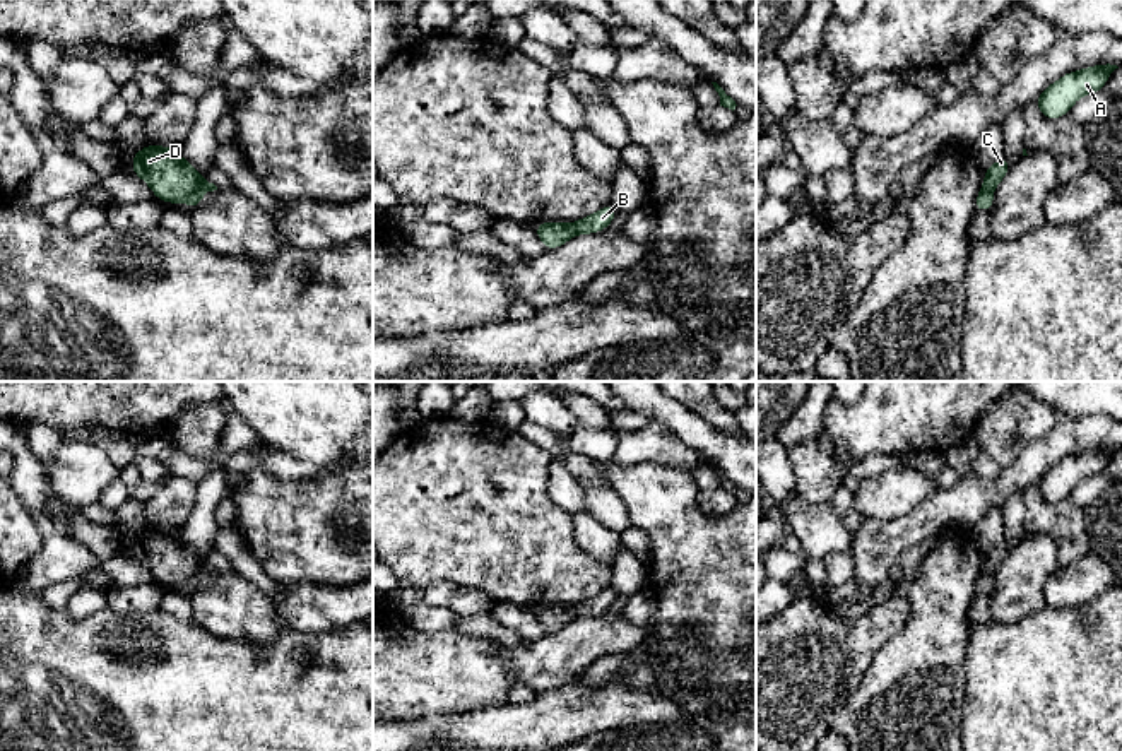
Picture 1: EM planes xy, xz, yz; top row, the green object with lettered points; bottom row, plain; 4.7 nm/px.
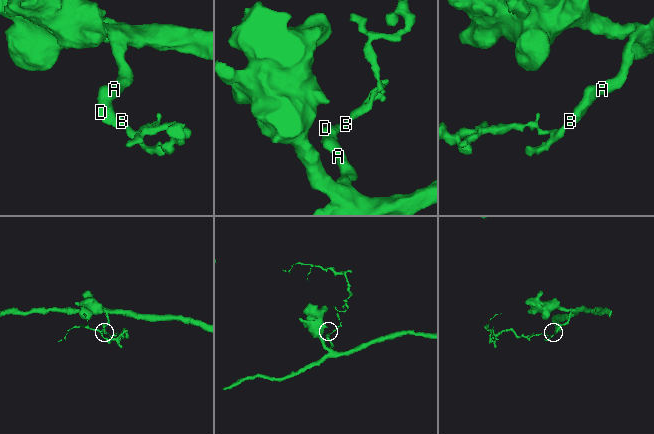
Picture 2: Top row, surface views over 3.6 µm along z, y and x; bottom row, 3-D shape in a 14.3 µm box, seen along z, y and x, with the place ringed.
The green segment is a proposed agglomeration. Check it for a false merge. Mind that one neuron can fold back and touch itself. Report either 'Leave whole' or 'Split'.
Split

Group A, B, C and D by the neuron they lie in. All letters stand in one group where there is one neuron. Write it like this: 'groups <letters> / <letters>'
groups A C D / B

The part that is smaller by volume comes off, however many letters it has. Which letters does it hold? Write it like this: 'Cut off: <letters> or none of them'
Cut off: B

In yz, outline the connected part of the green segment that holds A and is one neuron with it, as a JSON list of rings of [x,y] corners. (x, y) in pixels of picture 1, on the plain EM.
[[[1093,448],[1074,453],[1052,465],[1036,482],[1035,488],[1048,503],[1069,498],[1072,488],[1091,476],[1100,476],[1117,448]]]

